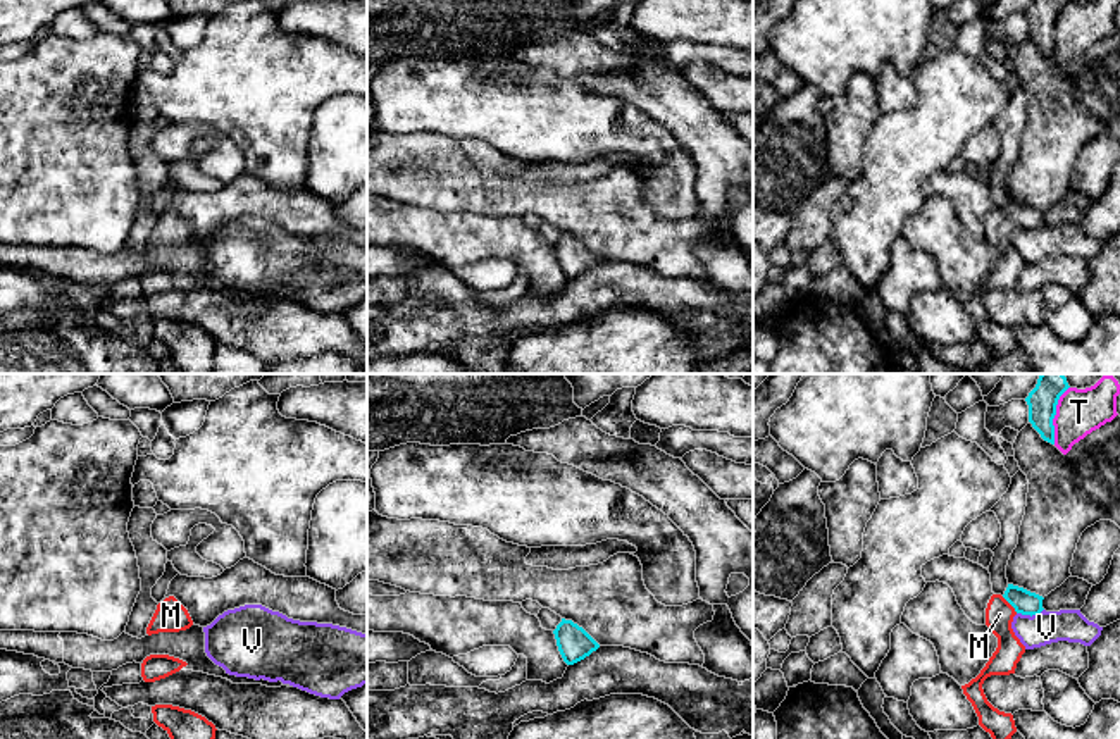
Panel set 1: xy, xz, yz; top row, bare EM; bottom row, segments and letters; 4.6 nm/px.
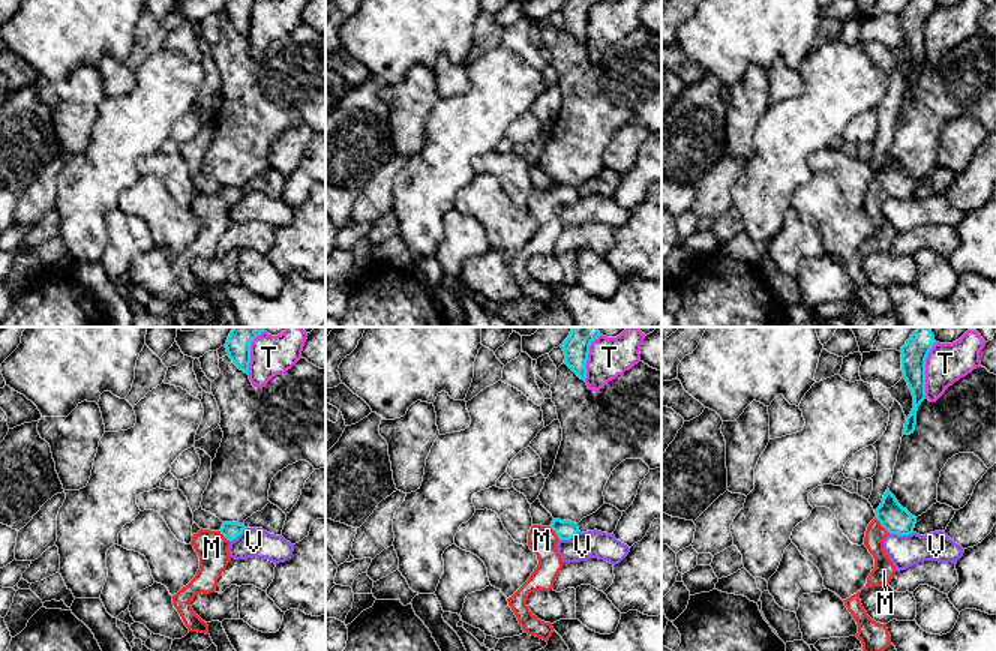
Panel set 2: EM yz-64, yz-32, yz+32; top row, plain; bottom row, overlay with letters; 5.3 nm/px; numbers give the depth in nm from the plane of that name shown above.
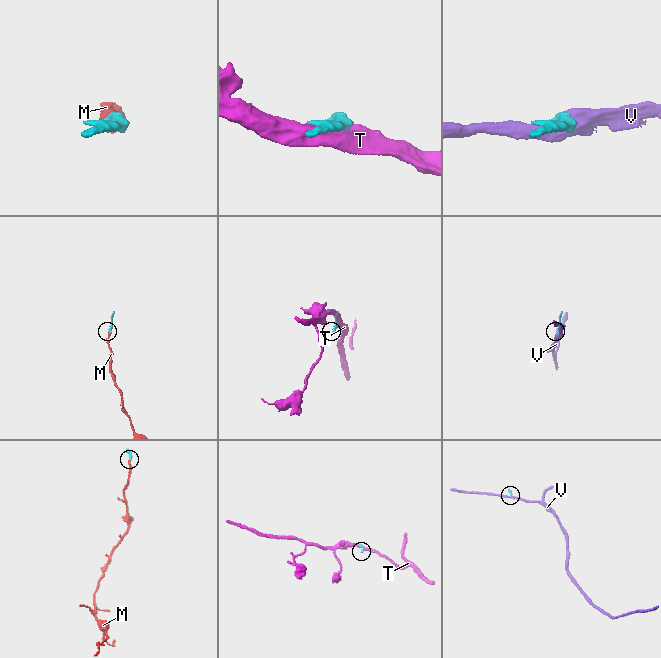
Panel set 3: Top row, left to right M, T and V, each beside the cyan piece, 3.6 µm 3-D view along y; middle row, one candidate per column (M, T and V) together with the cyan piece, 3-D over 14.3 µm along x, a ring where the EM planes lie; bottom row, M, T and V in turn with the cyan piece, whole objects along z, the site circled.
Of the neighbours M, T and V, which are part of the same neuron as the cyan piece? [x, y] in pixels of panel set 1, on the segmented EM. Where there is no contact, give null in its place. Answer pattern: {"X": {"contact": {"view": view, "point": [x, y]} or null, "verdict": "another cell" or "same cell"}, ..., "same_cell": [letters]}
{"M": {"contact": {"view": "yz", "point": [1010, 603]}, "verdict": "same cell"}, "T": {"contact": {"view": "yz", "point": [1055, 414]}, "verdict": "another cell"}, "V": {"contact": {"view": "yz", "point": [1029, 614]}, "verdict": "another cell"}, "same_cell": ["M"]}

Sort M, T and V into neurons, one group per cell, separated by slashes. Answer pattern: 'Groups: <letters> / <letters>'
Groups: M / T / V

